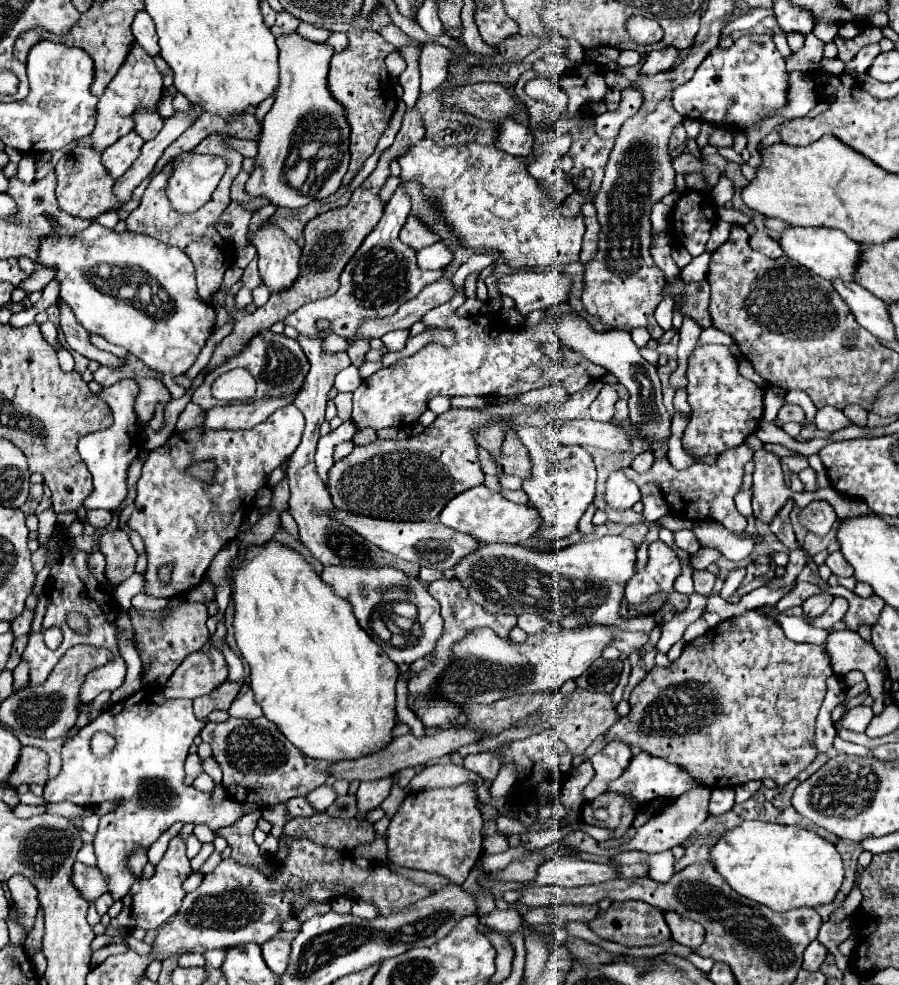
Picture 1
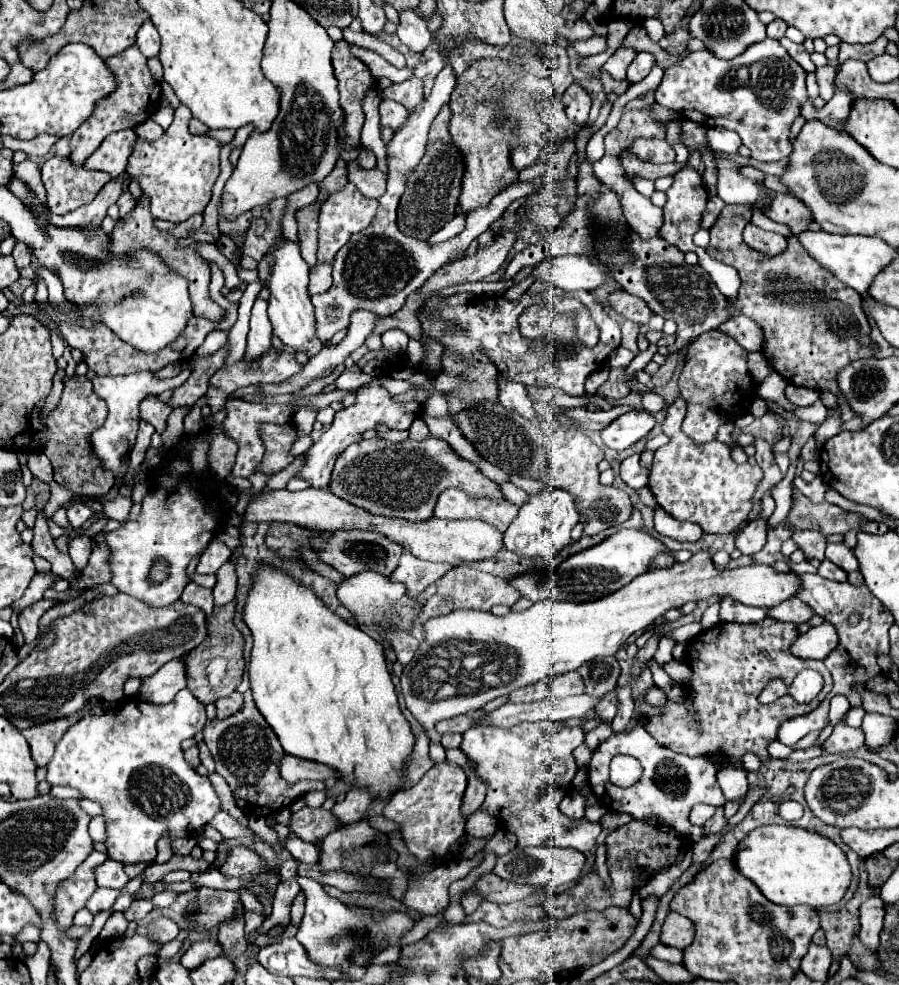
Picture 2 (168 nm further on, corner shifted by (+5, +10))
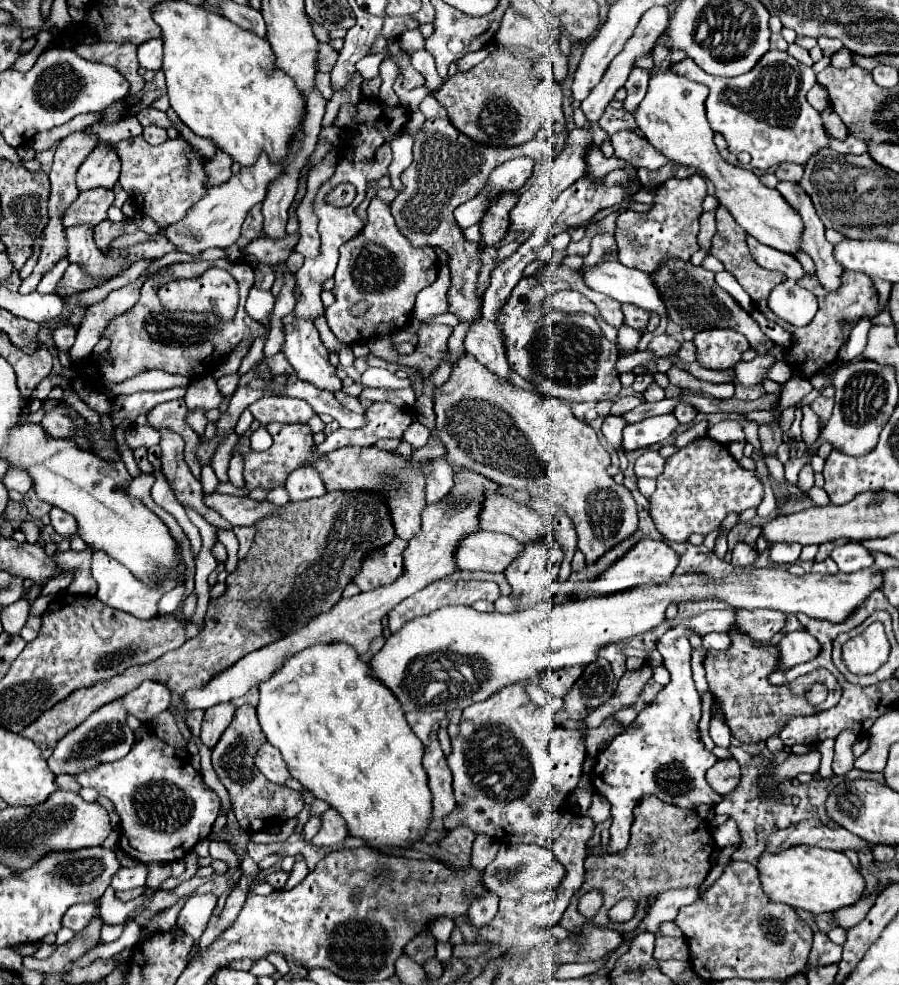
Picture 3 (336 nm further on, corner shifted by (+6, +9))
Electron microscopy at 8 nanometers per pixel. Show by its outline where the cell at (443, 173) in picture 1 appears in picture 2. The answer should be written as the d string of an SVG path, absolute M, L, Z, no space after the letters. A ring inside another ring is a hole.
M382 100L380 102L380 122L382 126L388 126L392 130L398 130L408 118L408 110L400 106L394 100Z

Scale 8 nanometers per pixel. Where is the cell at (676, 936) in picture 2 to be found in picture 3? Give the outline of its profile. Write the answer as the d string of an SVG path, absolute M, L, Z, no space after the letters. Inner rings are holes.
M657 935L655 939L655 959L665 961L665 959L689 959L689 945L685 937L661 937Z

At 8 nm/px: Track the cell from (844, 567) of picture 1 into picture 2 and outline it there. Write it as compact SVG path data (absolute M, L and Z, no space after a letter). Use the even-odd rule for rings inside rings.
M828 544L826 548L826 558L830 562L834 562L836 566L840 566L844 572L854 572L858 570L858 558L854 556L854 550L848 548L846 544Z

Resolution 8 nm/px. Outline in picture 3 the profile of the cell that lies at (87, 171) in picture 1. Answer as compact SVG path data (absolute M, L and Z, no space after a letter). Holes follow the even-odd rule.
M95 187L91 191L81 191L79 197L65 209L63 213L63 225L79 225L79 223L91 223L97 225L103 219L107 219L107 209L113 203L113 189Z

